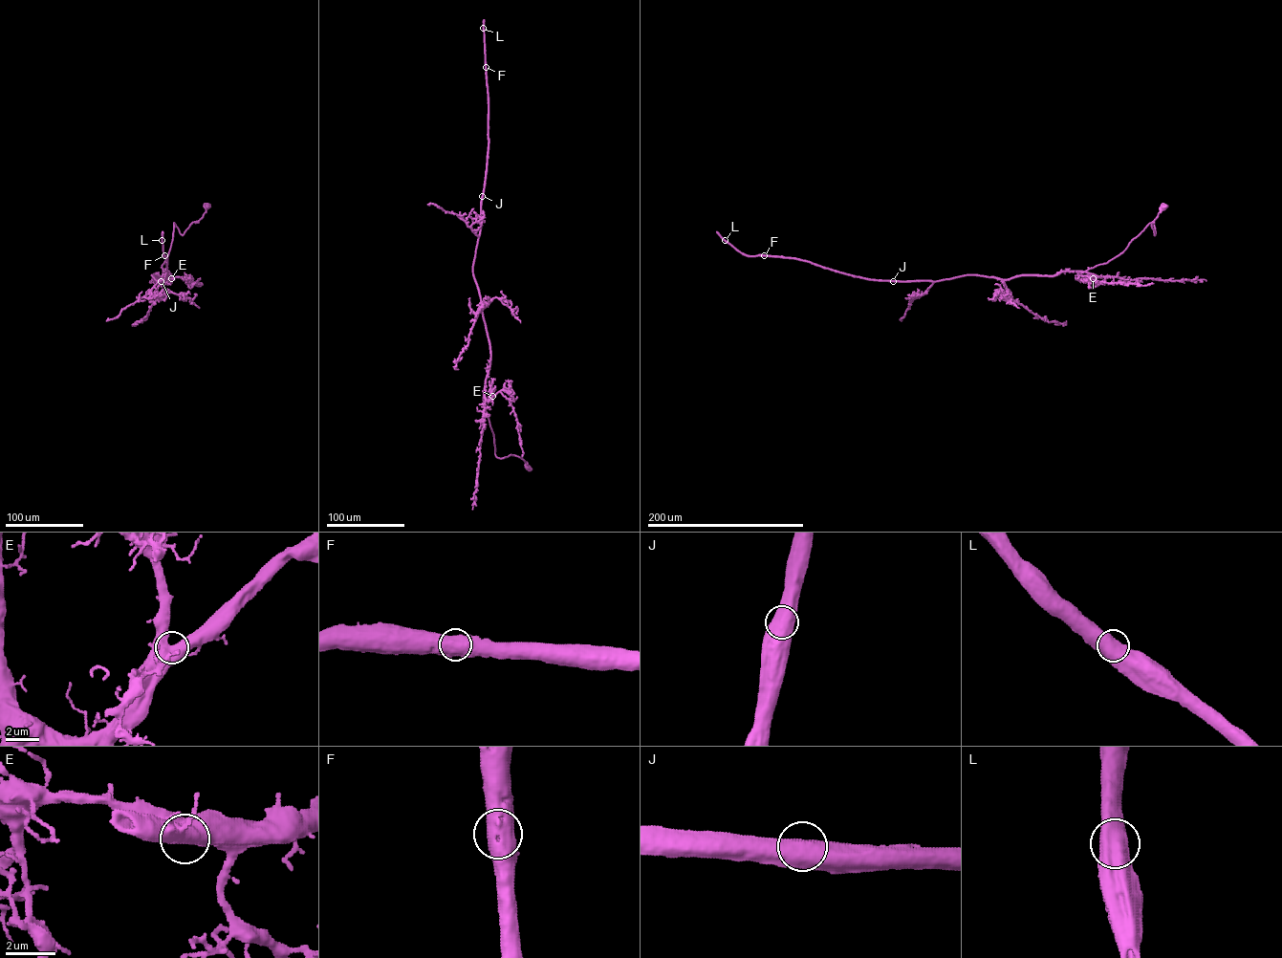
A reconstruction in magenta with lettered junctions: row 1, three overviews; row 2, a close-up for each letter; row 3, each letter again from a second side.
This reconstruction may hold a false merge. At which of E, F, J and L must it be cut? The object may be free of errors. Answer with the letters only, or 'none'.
none

